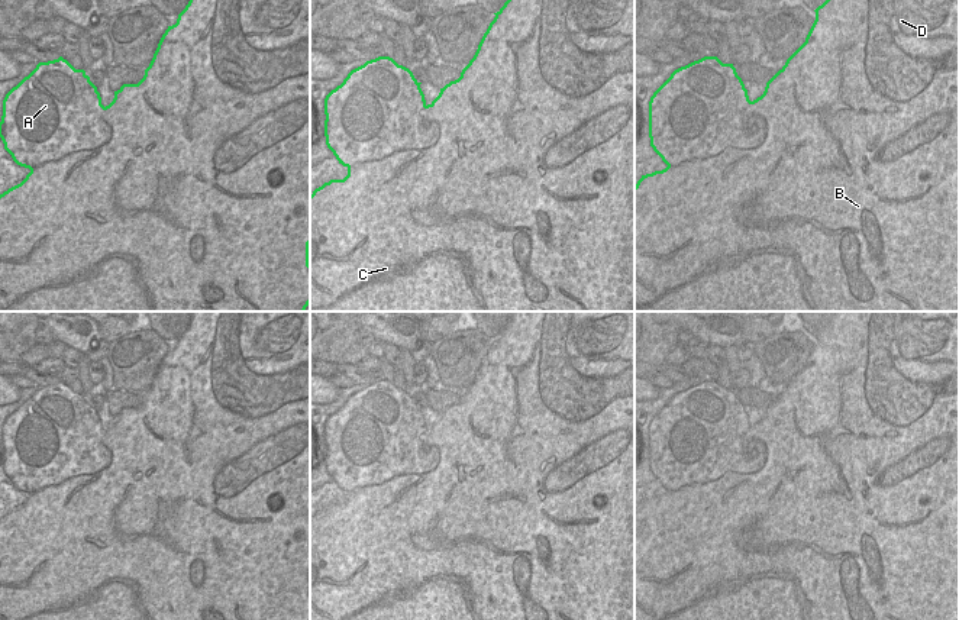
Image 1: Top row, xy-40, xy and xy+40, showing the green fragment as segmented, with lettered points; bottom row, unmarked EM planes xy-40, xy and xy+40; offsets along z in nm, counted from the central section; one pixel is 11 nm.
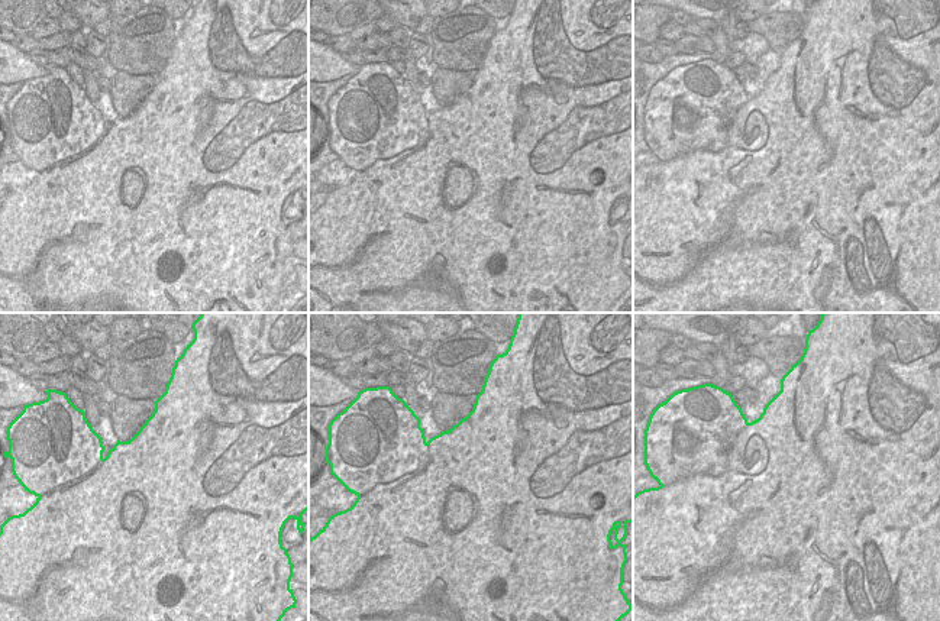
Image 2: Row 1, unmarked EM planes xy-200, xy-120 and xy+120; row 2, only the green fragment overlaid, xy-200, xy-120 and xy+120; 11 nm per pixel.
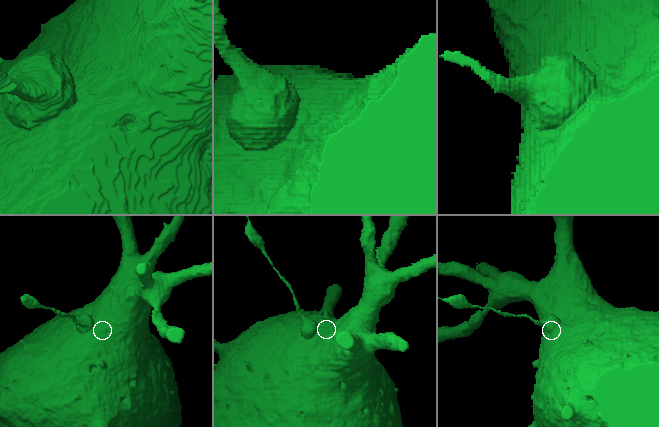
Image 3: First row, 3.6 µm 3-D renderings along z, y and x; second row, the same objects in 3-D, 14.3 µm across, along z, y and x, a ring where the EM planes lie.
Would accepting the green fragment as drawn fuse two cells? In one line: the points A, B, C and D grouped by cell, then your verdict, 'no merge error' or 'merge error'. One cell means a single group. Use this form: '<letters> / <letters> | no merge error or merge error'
A B C D | no merge error

